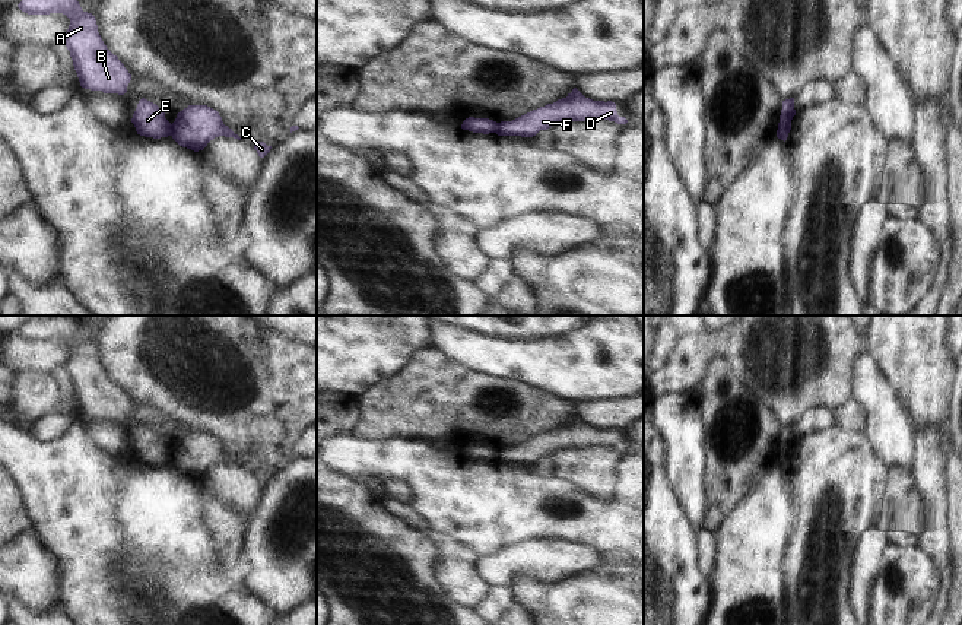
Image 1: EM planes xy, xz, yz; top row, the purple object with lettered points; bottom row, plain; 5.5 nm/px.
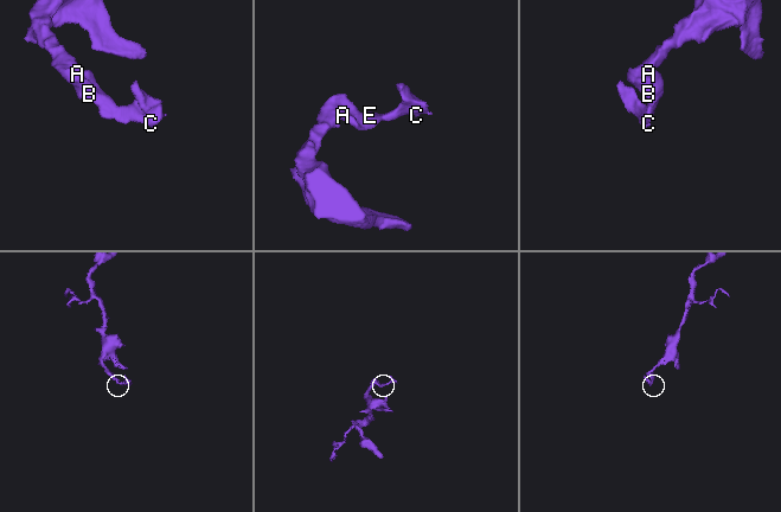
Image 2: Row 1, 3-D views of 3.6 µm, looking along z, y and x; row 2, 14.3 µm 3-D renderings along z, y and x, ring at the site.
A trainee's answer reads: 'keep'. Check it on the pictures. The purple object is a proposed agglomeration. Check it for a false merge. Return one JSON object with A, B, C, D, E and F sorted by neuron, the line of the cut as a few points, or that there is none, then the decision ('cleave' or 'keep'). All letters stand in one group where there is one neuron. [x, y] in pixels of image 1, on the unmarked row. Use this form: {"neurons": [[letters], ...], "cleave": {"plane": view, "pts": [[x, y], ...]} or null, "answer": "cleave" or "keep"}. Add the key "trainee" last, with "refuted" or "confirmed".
{"neurons": [["A", "B", "E"], ["C", "D", "F"]], "cleave": {"plane": "xy", "pts": [[170, 451], [171, 462]]}, "answer": "cleave", "trainee": "refuted"}

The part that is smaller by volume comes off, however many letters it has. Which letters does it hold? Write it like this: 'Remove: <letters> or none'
Remove: C, D, F

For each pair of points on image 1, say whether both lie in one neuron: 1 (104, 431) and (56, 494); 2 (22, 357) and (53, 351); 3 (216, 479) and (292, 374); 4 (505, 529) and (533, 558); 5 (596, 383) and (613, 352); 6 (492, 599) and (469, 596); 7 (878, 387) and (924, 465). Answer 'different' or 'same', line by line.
1: different
2: same
3: different
4: different
5: same
6: different
7: different

